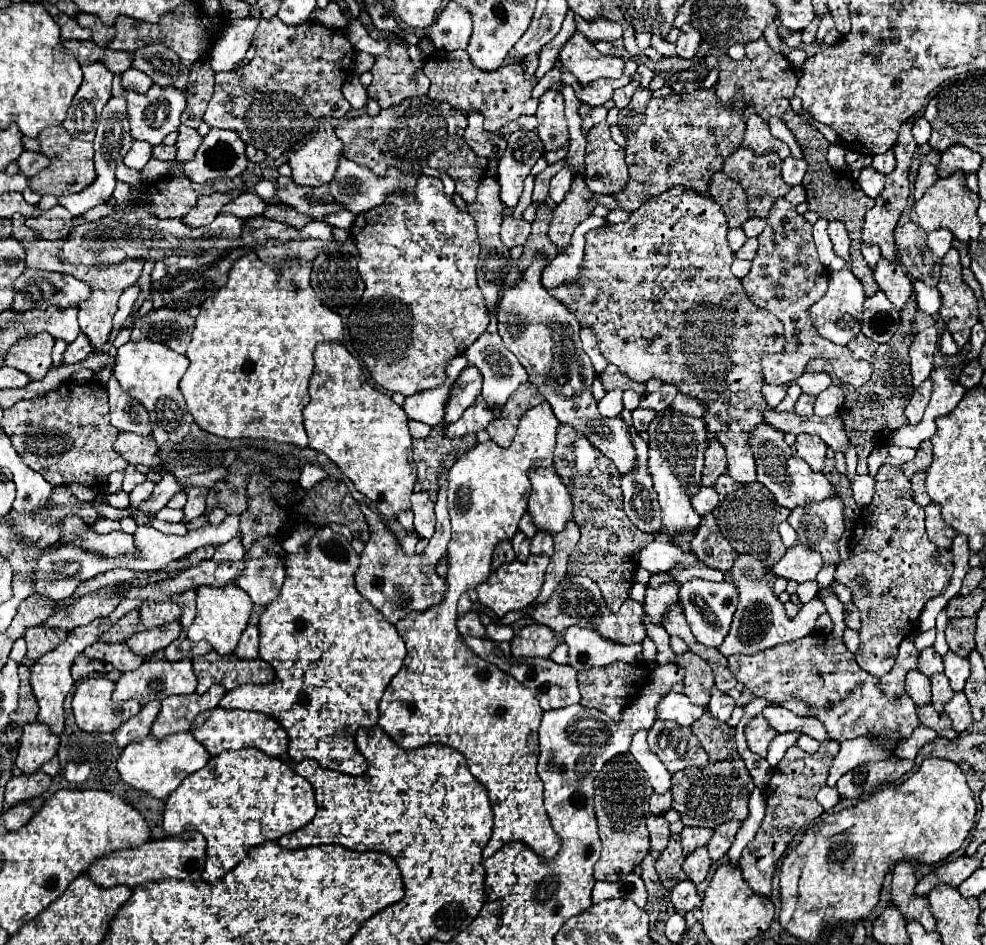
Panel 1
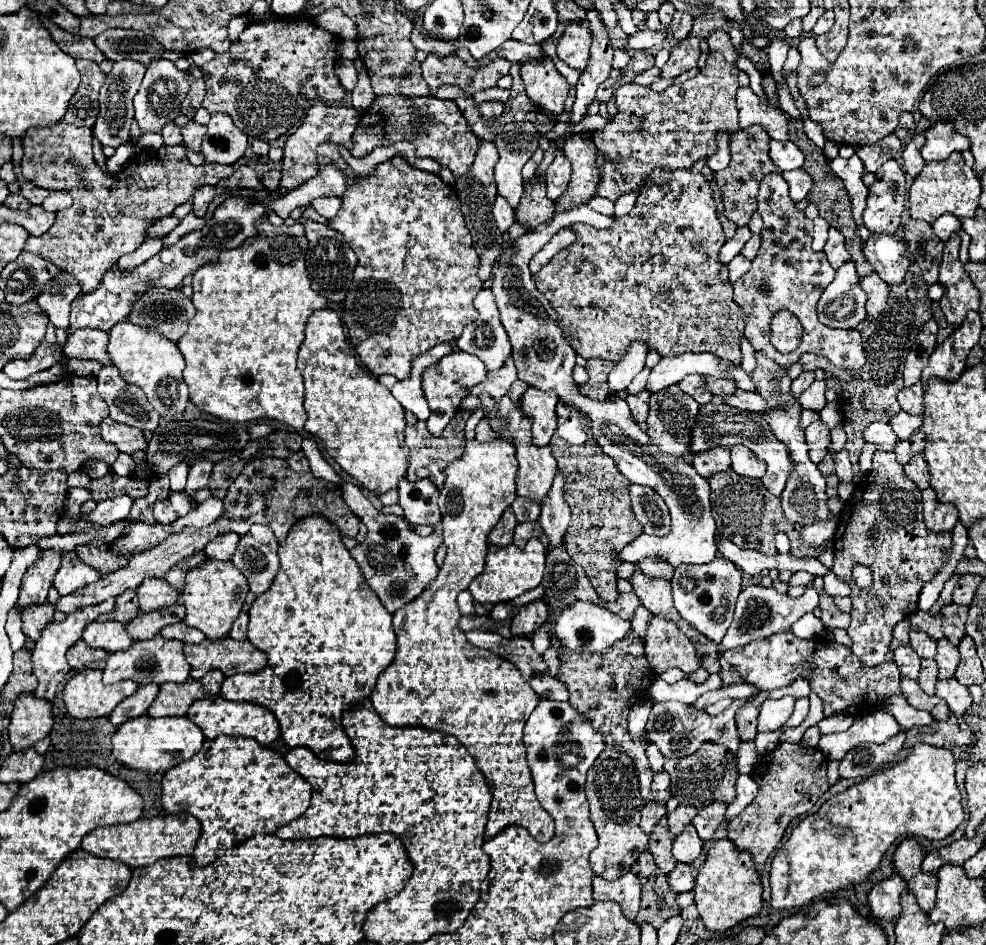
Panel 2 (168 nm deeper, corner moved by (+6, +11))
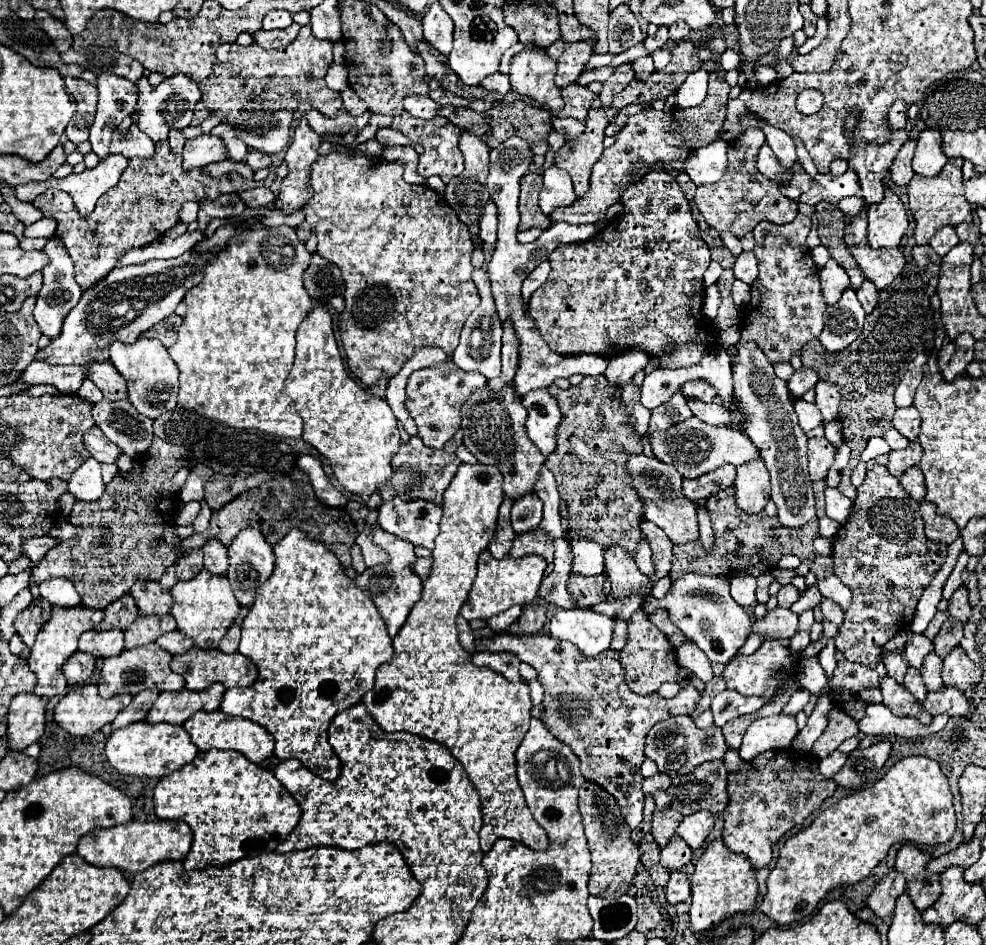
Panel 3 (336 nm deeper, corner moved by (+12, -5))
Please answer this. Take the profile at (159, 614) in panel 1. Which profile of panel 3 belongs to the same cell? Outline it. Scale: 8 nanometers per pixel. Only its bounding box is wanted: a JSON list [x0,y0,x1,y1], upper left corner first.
[129,580,173,616]

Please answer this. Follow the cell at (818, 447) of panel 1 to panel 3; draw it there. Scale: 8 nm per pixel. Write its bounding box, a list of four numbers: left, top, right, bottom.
[809,438,835,480]

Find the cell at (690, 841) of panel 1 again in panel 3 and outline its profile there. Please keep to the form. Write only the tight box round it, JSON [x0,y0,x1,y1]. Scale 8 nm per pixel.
[651,808,683,846]

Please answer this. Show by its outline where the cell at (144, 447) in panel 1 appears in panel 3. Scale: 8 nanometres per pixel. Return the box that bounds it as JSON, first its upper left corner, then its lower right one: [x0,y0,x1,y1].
[83,428,121,464]

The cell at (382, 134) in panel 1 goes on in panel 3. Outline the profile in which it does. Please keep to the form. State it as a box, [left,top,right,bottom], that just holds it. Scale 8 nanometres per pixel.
[391,112,463,184]

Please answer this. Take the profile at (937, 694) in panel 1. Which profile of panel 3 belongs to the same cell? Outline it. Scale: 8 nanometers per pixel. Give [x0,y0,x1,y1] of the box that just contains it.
[905,668,927,704]

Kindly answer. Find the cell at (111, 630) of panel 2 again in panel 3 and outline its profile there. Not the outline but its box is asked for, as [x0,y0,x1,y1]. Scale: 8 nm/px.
[79,628,123,658]

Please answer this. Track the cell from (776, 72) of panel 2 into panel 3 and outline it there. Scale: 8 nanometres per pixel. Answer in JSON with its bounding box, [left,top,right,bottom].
[771,36,793,68]

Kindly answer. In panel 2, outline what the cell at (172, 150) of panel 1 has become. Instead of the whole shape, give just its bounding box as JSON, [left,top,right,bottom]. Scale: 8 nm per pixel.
[161,122,183,146]

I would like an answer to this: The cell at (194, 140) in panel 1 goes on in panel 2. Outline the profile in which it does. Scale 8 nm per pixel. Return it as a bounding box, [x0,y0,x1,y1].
[181,120,207,152]

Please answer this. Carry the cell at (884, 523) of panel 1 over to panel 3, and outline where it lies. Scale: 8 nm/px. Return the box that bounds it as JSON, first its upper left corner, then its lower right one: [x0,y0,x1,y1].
[833,464,947,668]

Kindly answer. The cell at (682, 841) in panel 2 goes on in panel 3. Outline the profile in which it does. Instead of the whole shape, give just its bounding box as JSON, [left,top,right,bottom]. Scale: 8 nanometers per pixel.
[661,836,691,870]

